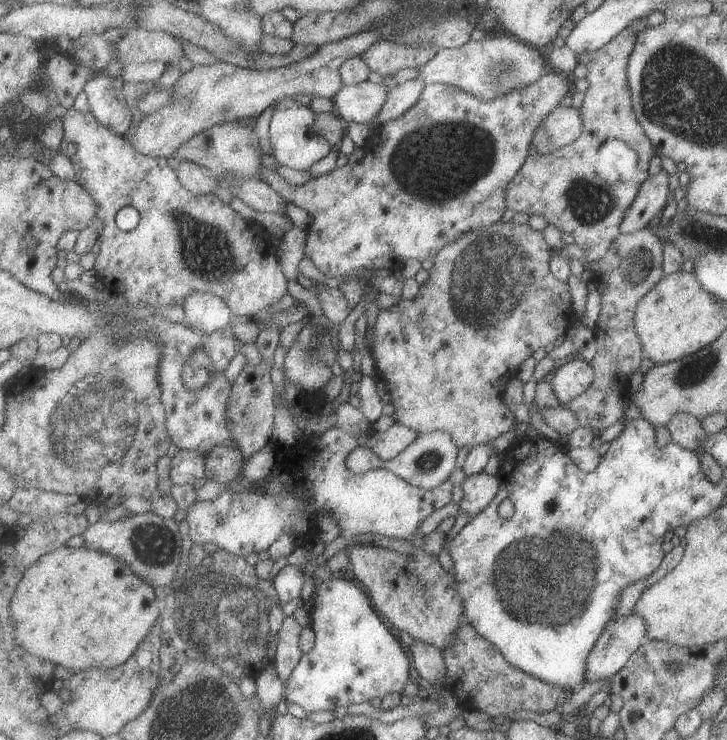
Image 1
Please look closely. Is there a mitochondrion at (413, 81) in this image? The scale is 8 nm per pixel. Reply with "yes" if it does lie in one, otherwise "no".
no

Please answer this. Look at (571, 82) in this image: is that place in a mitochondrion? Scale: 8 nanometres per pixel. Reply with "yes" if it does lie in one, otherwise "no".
no

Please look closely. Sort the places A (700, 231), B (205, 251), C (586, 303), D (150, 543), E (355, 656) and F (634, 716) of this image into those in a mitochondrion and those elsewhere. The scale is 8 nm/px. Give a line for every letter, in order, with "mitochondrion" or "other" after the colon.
A: mitochondrion
B: mitochondrion
C: other
D: mitochondrion
E: other
F: other

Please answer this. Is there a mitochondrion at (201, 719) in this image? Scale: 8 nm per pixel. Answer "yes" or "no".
yes

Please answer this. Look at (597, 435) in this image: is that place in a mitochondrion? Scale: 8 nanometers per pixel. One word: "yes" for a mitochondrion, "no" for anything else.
no

